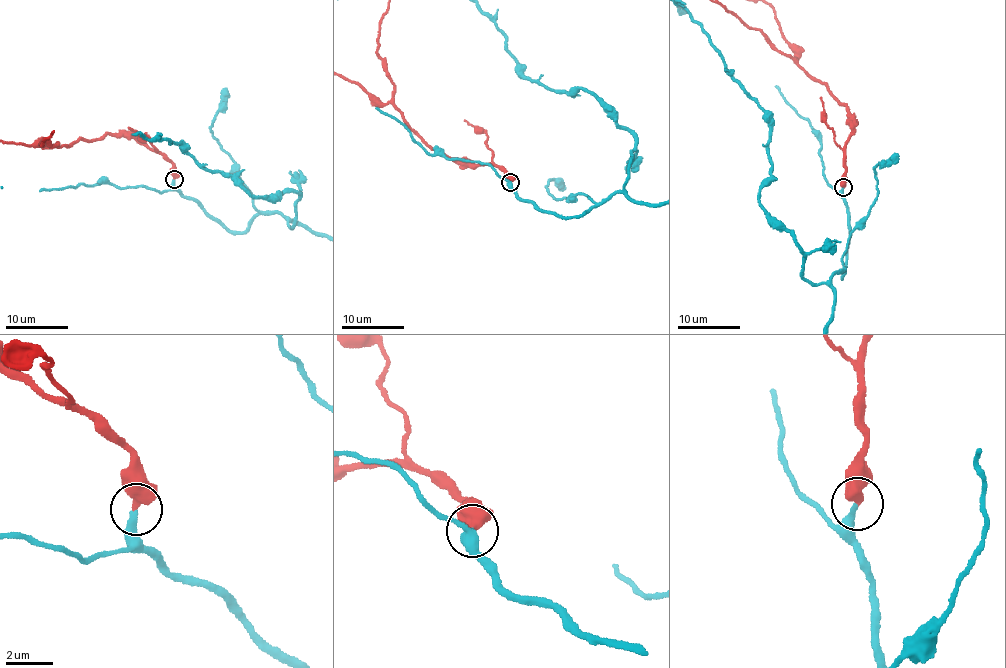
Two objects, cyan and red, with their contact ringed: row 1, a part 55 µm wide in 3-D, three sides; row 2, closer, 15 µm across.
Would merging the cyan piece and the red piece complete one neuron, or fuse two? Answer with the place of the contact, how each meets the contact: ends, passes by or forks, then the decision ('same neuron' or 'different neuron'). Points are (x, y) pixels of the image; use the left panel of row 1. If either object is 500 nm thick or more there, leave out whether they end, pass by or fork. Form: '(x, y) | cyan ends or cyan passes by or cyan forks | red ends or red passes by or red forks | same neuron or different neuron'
(174, 179) | cyan ends | red ends | same neuron

